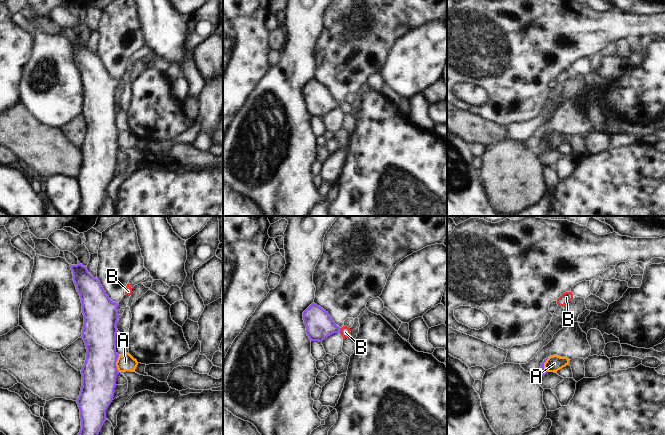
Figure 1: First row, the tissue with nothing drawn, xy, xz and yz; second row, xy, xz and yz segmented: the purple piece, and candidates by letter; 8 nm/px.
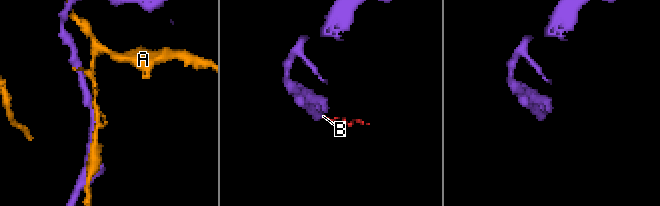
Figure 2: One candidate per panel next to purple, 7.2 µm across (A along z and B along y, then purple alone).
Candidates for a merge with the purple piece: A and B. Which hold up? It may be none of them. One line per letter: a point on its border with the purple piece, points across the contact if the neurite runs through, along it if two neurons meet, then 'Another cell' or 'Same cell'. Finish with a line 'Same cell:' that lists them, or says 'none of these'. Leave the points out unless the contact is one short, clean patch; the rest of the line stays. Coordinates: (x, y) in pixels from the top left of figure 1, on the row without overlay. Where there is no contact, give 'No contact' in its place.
A: Touches purple at xy (115, 140). Boundary: xy (118, 131), (116, 144), (120, 148). Another cell
B: Touches purple at xz (340, 105). Path across: xz (319, 101), (340, 105), (345, 108). Same cell
Same cell: B.

